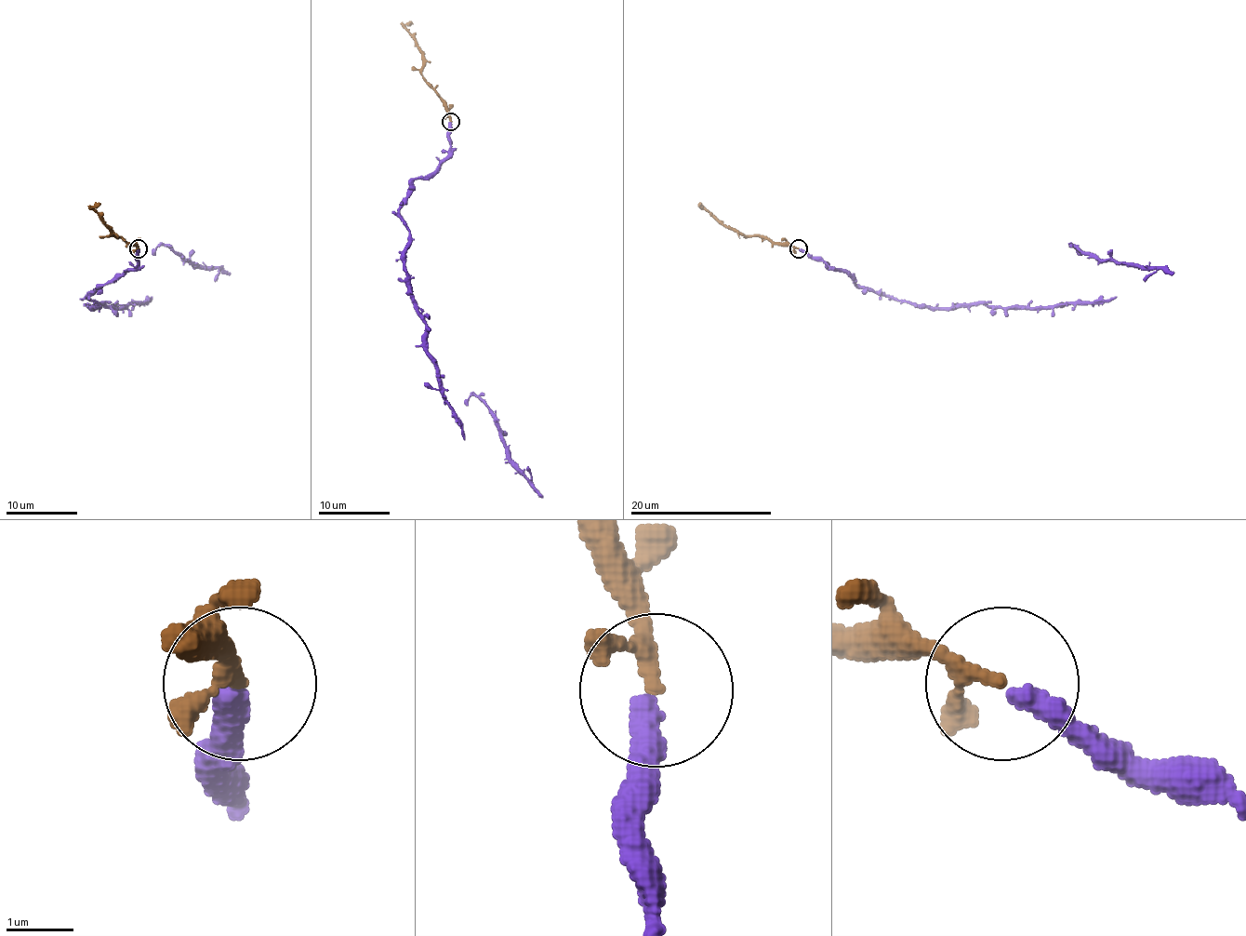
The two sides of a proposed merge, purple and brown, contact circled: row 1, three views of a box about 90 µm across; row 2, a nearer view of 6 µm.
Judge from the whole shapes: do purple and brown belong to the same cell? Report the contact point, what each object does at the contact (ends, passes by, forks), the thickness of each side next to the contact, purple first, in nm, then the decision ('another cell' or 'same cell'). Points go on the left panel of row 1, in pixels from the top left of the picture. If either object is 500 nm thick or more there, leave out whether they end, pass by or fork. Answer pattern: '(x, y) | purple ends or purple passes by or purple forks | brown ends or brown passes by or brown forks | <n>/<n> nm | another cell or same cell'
(139, 248) | purple ends | brown passes by | 360/180 nm | same cell

